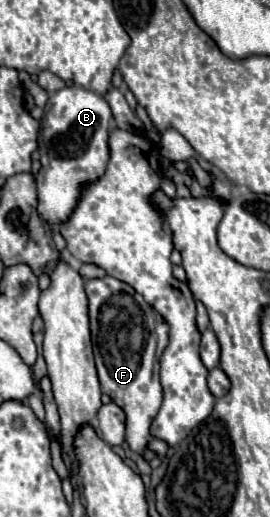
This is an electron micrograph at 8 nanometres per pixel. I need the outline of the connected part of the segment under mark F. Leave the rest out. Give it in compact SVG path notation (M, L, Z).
M109 275L85 281L85 293L89 299L91 339L101 389L127 415L129 449L143 455L153 439L153 435L149 435L149 423L153 423L153 415L157 415L157 407L161 407L159 361L169 345L169 325L133 287Z

